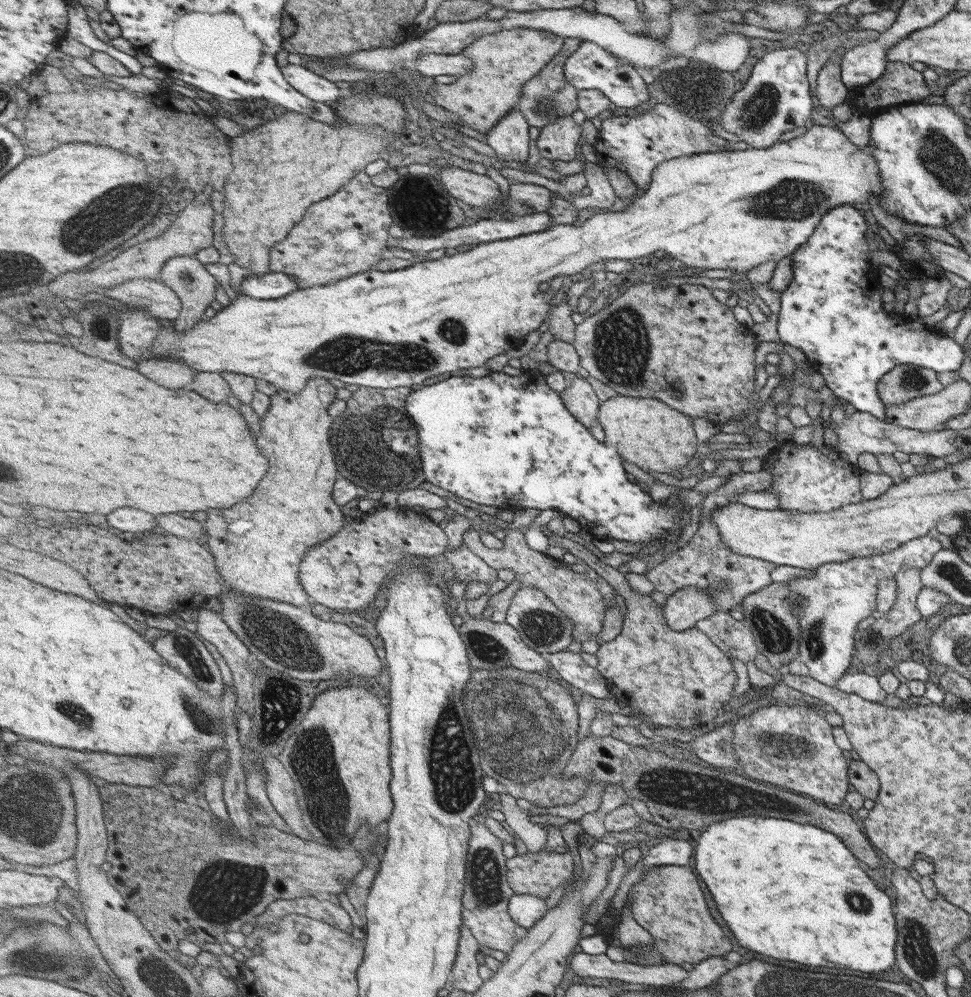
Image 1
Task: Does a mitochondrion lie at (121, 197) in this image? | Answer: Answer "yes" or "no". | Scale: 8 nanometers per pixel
no

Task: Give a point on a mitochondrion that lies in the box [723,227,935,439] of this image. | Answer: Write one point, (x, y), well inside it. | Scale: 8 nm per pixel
(910, 379)

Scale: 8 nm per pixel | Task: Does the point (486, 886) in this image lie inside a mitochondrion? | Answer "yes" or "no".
yes

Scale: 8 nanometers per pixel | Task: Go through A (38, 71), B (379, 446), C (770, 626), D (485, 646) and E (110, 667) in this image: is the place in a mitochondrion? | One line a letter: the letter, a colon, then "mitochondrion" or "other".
A: other
B: mitochondrion
C: mitochondrion
D: mitochondrion
E: other

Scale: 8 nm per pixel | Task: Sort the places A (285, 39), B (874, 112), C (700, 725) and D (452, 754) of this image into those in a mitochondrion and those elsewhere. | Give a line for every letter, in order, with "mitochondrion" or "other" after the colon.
A: other
B: other
C: other
D: mitochondrion

